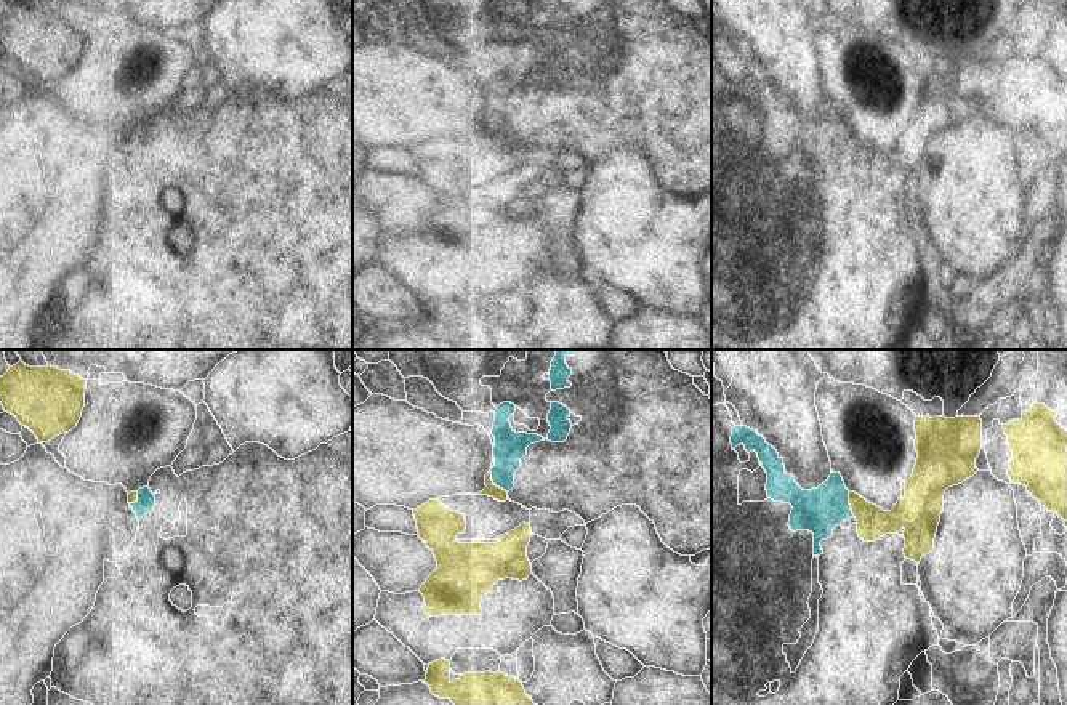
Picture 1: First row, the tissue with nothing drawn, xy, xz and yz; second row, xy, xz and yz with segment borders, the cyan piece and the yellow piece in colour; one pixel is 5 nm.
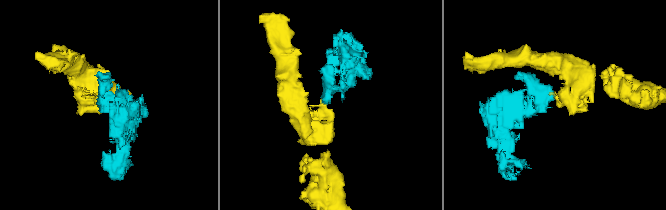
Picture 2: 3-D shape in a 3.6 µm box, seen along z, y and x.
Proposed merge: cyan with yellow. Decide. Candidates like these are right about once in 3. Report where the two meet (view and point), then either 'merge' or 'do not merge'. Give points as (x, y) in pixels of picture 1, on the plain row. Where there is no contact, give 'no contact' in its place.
contact xz (495, 125); do not merge

